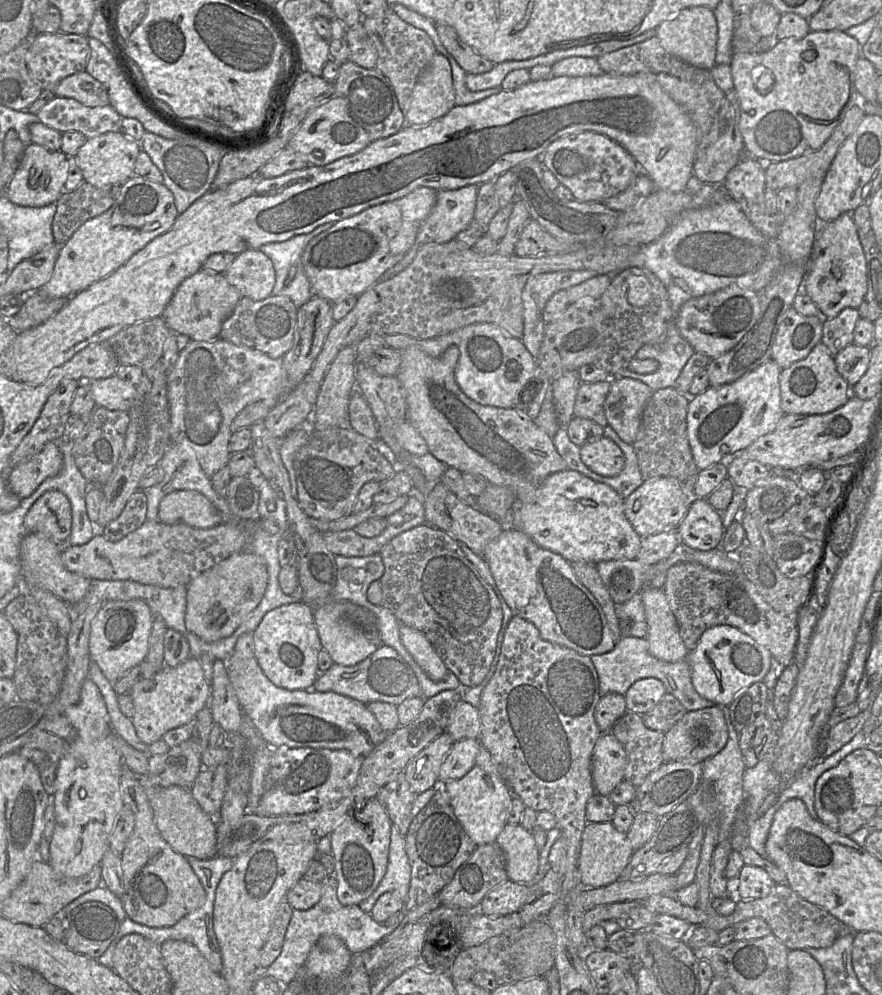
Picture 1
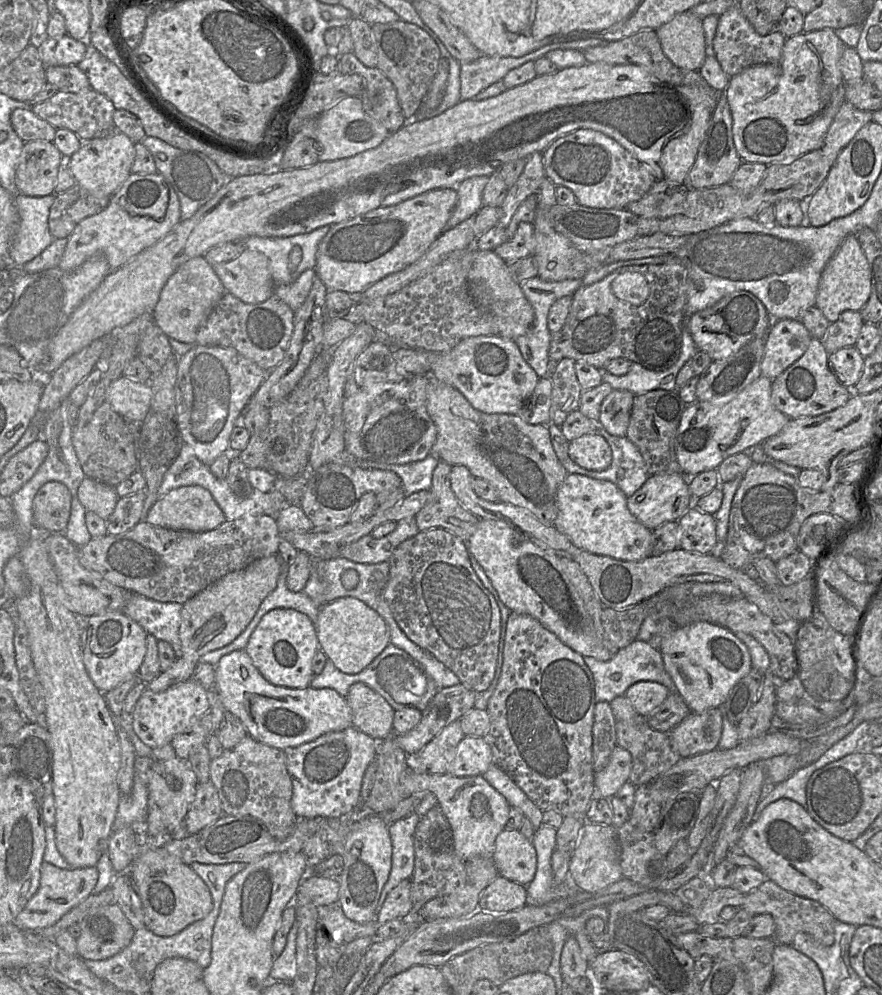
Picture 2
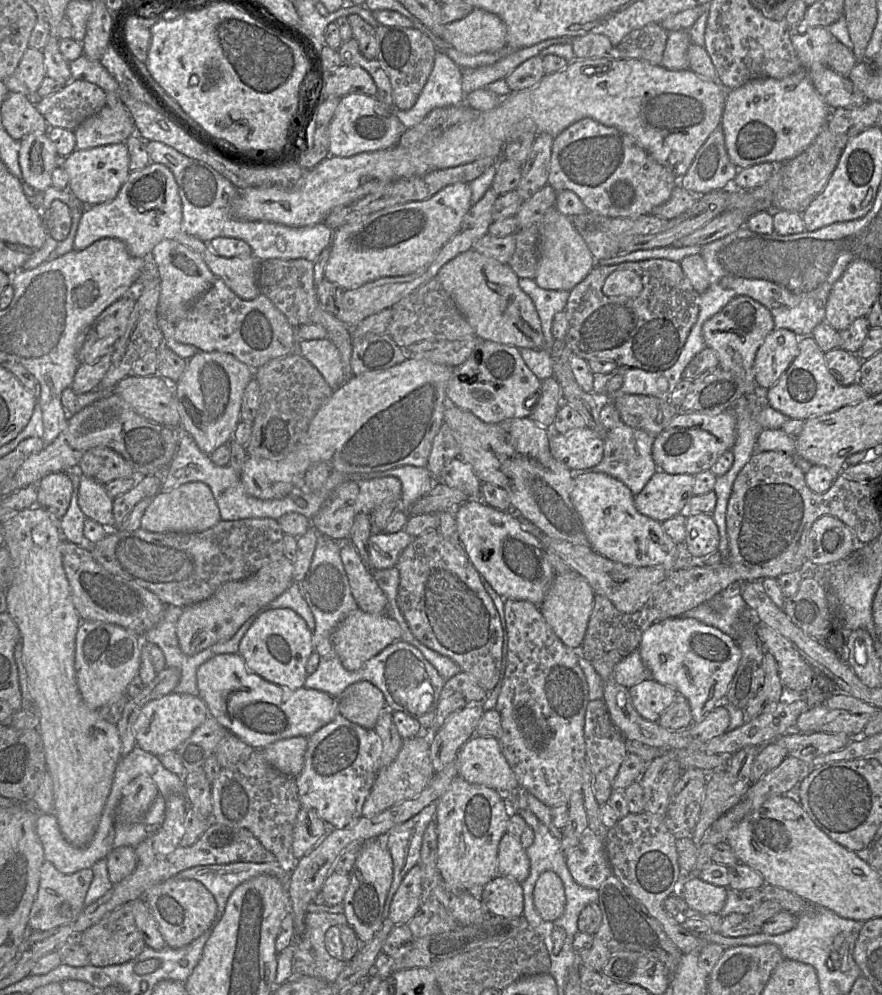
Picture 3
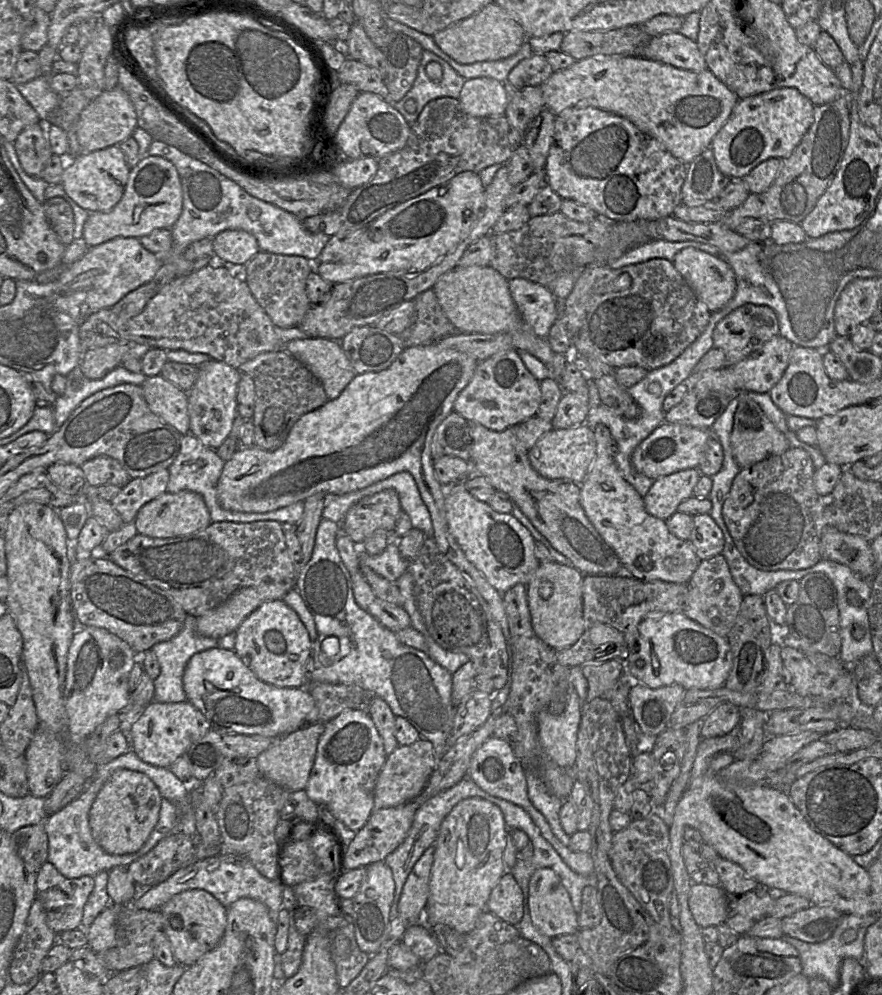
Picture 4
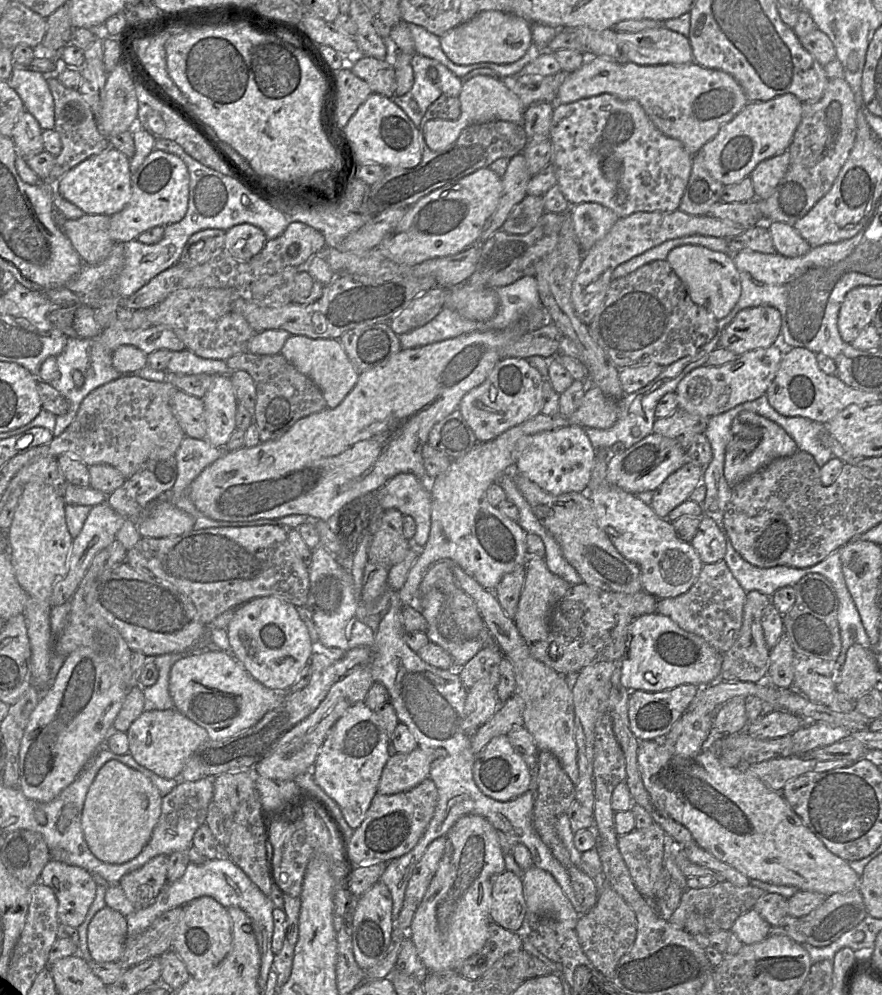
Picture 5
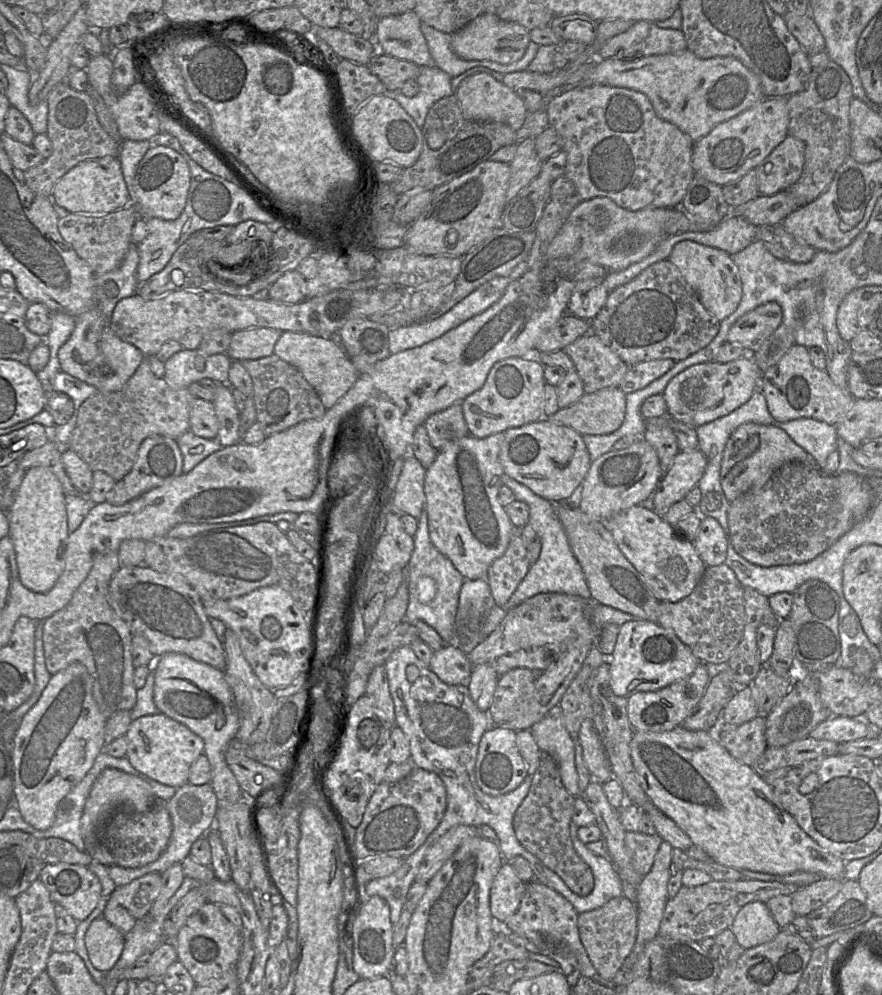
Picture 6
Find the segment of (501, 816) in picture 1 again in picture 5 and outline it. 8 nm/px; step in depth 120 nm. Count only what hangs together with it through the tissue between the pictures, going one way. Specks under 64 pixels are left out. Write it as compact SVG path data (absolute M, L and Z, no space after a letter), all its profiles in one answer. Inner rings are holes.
M417 747L411 753L395 753L388 759L378 784L378 794L406 792L430 778L434 750ZM478 815L463 816L448 831L443 857L409 929L409 937L429 972L456 970L464 960L483 948L488 939L488 928L491 923L492 882L505 870L504 854L497 830L485 818Z

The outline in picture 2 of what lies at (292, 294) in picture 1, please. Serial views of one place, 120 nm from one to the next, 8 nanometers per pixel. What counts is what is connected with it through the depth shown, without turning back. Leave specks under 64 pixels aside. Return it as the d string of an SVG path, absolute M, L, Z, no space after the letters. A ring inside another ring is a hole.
M325 225L309 233L289 237L251 236L242 242L246 248L267 256L275 288L290 284L305 270L315 268L318 245L330 227Z

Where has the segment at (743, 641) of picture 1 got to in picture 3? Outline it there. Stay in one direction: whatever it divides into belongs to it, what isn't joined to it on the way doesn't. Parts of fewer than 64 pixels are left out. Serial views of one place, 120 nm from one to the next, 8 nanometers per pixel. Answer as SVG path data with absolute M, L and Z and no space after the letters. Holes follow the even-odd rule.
M685 617L652 624L643 633L638 651L652 679L686 697L692 723L703 721L710 711L726 700L741 658L741 651L730 636L694 618Z

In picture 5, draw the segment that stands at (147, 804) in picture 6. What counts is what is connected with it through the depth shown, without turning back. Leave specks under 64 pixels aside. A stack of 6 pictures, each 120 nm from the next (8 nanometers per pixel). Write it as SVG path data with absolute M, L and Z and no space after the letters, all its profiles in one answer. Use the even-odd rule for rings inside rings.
M116 760L104 764L89 788L83 808L82 829L90 851L109 864L123 864L136 858L158 824L162 798L142 773Z

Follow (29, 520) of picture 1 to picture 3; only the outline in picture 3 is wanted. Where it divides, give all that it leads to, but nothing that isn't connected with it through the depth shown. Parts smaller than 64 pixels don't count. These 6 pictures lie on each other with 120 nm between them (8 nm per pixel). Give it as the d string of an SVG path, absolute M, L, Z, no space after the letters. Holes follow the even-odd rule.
M66 472L50 473L38 483L37 505L59 522L70 506L72 495L70 476Z

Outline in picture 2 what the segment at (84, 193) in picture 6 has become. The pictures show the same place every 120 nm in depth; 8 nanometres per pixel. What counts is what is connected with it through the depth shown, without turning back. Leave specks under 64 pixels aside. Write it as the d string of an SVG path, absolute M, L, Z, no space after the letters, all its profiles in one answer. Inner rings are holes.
M113 131L101 137L83 141L81 147L71 155L70 170L76 184L88 190L96 197L112 196L132 173L132 164L135 158L135 143L124 133Z

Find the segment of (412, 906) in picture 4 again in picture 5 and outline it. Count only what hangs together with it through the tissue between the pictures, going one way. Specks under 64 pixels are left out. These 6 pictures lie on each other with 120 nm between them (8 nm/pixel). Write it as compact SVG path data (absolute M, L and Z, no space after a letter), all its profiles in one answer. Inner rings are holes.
M442 836L427 847L409 879L404 901L419 906L438 869L445 846L446 836Z

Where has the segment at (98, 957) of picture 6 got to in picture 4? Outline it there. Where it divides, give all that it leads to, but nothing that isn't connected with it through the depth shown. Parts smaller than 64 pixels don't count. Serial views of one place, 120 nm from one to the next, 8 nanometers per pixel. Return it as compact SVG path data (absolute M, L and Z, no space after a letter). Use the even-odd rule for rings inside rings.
M109 904L88 929L88 946L95 952L104 952L116 944L117 920L125 905Z

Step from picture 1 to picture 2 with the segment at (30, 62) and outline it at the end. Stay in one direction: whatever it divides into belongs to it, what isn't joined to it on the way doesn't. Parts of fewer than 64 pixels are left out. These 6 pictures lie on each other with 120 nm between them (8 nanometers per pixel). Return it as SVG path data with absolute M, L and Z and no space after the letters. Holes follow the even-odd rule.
M68 34L59 38L48 37L37 48L44 68L77 65L83 60L86 49L84 42L75 40Z

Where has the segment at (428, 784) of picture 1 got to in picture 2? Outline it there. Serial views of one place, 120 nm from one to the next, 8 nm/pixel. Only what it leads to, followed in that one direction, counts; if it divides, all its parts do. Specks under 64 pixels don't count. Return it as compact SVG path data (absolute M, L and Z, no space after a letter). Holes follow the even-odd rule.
M460 721L450 723L417 754L407 755L407 767L418 773L446 774L464 737Z

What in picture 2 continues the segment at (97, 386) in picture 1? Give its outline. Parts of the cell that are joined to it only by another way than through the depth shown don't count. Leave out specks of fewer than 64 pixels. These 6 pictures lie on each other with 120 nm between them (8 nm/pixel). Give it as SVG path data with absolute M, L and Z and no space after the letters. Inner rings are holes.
M121 376L109 386L105 401L127 422L141 423L150 409L151 399L149 383Z

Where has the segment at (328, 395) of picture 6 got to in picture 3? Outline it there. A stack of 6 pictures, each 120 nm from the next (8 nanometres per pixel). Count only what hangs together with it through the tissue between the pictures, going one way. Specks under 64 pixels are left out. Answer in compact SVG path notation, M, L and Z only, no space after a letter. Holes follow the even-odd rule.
M297 339L297 352L319 371L333 390L345 382L339 350L330 339Z

